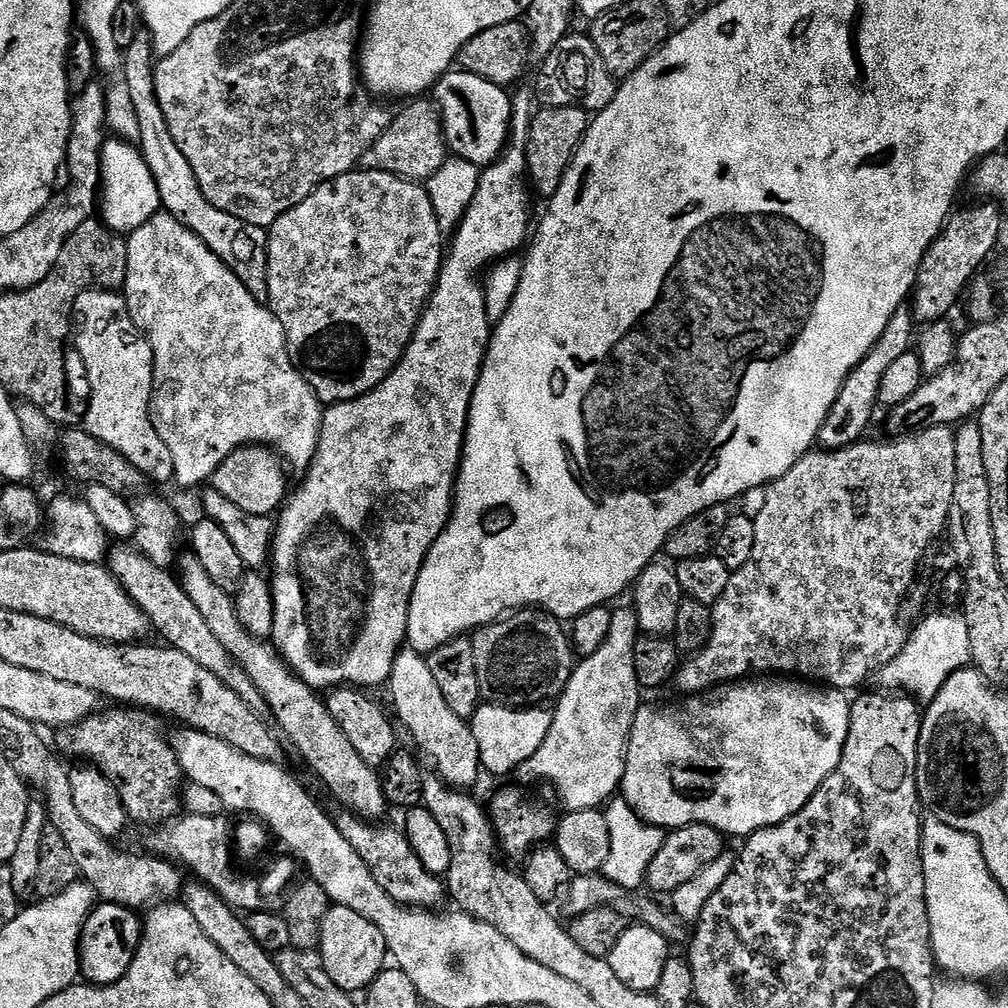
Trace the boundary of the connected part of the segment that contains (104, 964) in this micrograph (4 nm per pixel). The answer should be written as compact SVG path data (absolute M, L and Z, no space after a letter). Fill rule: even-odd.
M111 902L97 903L86 918L80 935L81 977L97 986L107 986L121 980L126 970L130 970L130 962L134 962L141 935L142 920L133 909Z

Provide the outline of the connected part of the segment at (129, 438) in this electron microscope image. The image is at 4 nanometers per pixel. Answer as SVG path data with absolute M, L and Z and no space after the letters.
M93 290L78 298L74 313L74 348L75 344L92 391L88 413L82 416L83 431L118 450L126 462L141 472L145 481L171 485L174 458L170 458L166 442L158 438L152 421L154 354L144 333L134 326L127 299L119 291Z

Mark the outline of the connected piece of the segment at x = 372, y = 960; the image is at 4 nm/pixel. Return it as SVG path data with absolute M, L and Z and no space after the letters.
M332 904L326 918L322 918L322 938L318 951L330 979L337 986L342 986L342 990L353 994L363 993L374 982L374 978L378 978L378 974L384 971L389 959L382 930L378 930L374 922L362 918L362 914L341 904Z

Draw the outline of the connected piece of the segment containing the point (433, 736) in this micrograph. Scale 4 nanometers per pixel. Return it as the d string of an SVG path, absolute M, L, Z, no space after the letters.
M403 647L396 655L394 662L394 670L386 685L387 691L392 691L392 704L395 717L399 723L408 730L409 734L416 739L416 744L422 751L428 755L428 760L433 764L435 775L445 780L447 784L451 784L453 788L461 790L471 789L471 784L475 782L479 776L482 776L480 766L480 755L478 754L478 742L474 742L474 734L472 733L471 723L462 718L458 718L458 714L454 714L454 710L450 710L450 706L446 703L446 698L442 698L442 690L438 686L438 682L434 678L434 673L430 671L427 659L421 653L415 652L413 648Z

